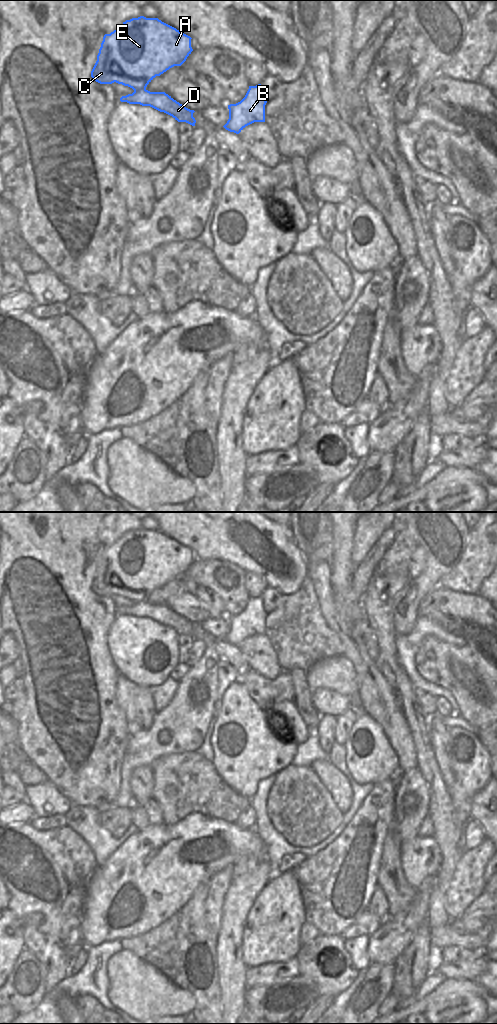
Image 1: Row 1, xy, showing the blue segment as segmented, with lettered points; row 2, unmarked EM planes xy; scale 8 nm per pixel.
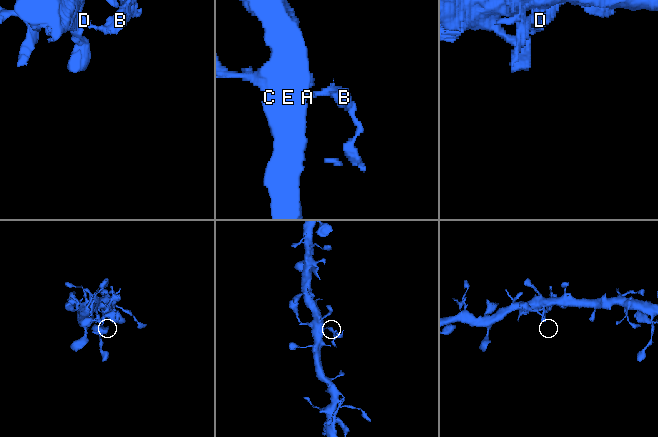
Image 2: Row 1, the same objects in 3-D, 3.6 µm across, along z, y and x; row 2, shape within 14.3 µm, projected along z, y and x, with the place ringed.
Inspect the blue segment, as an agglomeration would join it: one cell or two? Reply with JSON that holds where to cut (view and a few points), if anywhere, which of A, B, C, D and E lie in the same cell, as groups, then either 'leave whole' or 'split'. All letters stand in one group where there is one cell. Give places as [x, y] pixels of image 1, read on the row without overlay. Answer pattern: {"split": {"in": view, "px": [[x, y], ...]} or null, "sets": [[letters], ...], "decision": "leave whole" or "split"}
{"split": {"in": "xy", "px": [[145, 600], [139, 601], [136, 608], [127, 614]]}, "sets": [["A", "C", "E"], ["B", "D"]], "decision": "split"}

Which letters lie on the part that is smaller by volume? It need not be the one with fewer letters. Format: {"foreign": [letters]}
{"foreign": ["B", "D"]}

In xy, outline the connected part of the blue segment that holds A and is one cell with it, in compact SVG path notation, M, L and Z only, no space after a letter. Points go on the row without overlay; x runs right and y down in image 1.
M140 528L126 532L116 542L104 547L91 589L100 596L116 594L132 600L132 606L120 610L121 614L128 615L135 611L138 602L145 602L156 588L186 573L193 563L191 551L158 530Z

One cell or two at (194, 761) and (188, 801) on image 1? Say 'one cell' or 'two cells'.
one cell

